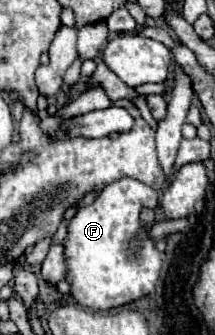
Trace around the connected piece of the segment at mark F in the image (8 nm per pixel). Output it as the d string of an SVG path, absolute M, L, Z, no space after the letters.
M119 179L107 185L91 205L77 211L69 223L63 247L69 265L67 281L71 283L71 297L79 305L93 311L113 309L155 289L165 255L147 237L147 225L139 223L139 211L155 205L155 189L137 179Z

